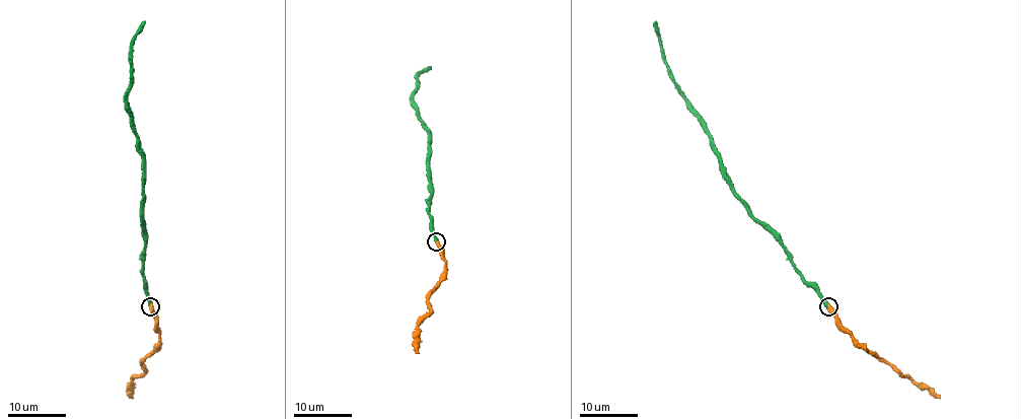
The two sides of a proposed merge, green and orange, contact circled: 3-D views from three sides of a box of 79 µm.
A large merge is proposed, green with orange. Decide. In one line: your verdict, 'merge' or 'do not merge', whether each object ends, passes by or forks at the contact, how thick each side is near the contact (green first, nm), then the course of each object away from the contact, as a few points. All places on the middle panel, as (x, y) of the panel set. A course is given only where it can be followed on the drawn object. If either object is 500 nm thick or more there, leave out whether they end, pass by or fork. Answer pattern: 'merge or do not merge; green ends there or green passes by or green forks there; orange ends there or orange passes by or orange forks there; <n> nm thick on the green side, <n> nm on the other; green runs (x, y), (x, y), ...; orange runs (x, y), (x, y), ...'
merge; 550 nm thick on the green side, 600 nm on the other; green runs (436, 239), (429, 208), (429, 133), (419, 119), (413, 96), (416, 77), (430, 69); orange runs (436, 241), (445, 271), (429, 297), (429, 313), (419, 326), (416, 352)

